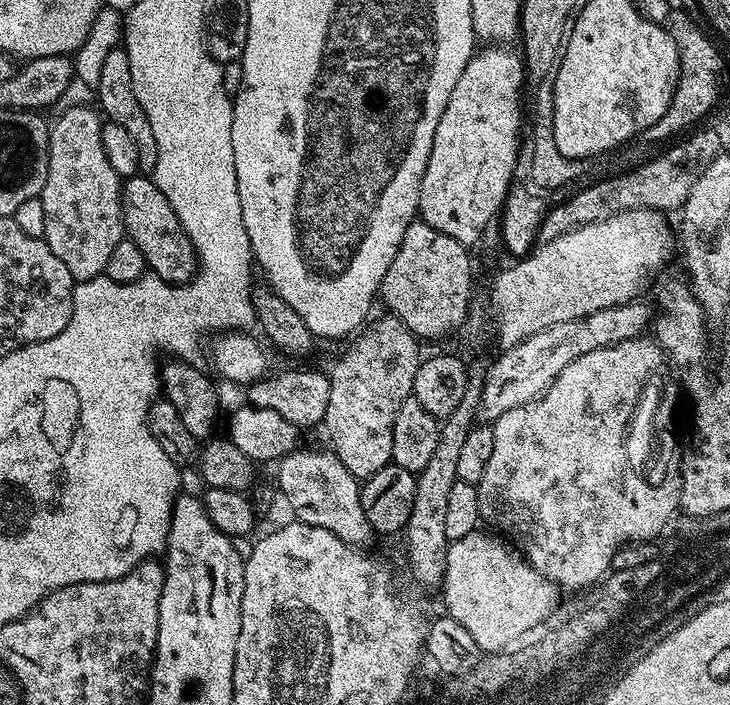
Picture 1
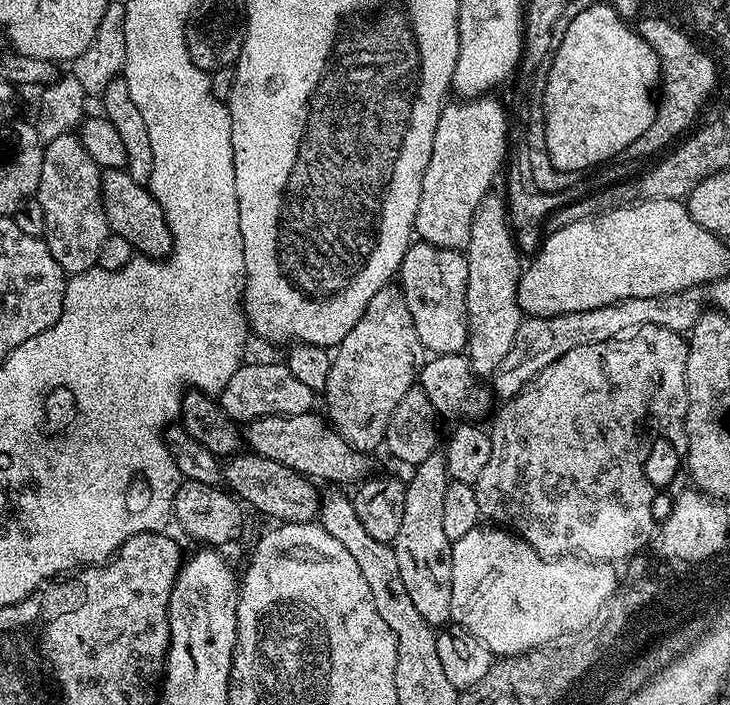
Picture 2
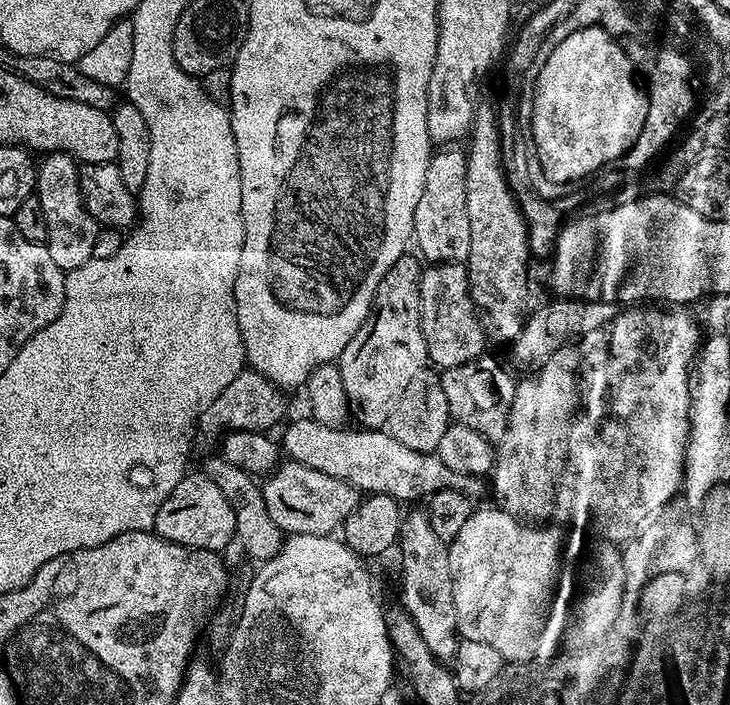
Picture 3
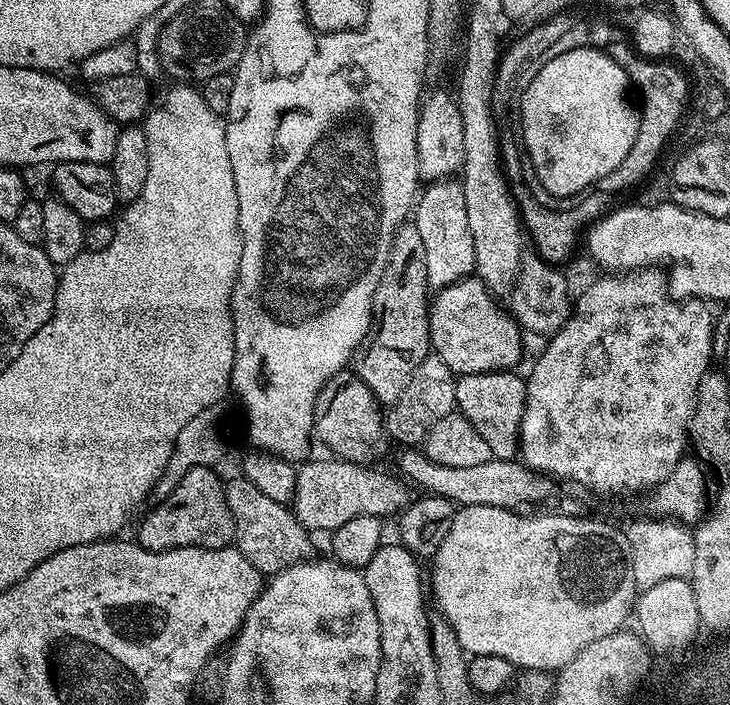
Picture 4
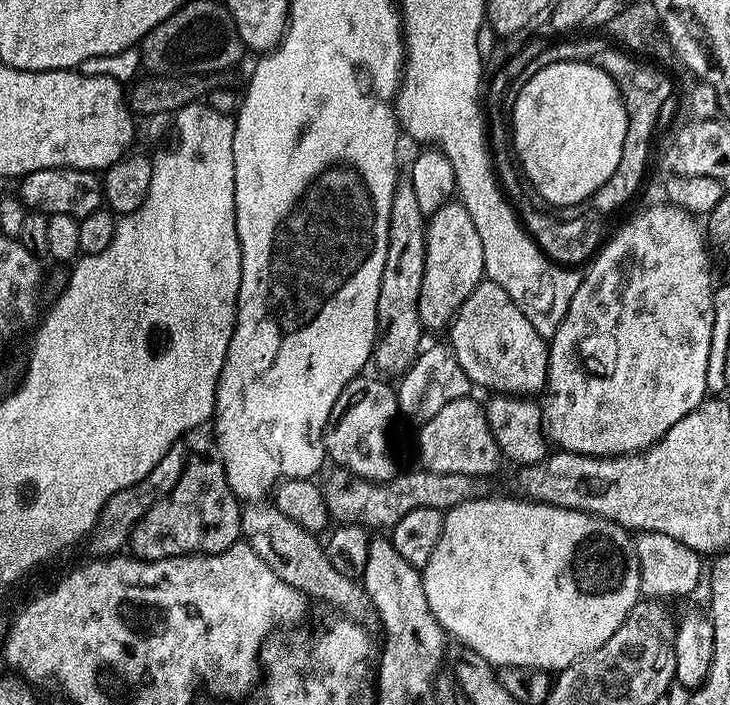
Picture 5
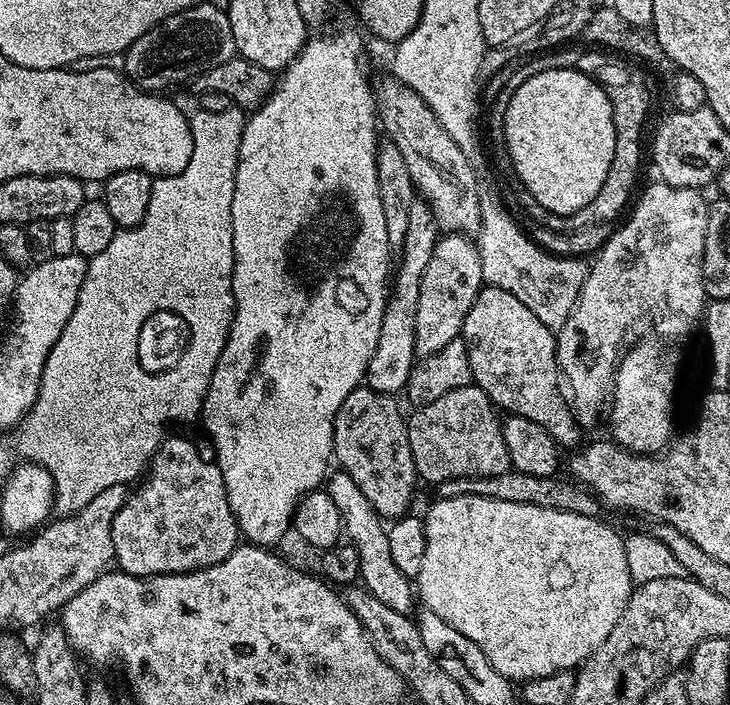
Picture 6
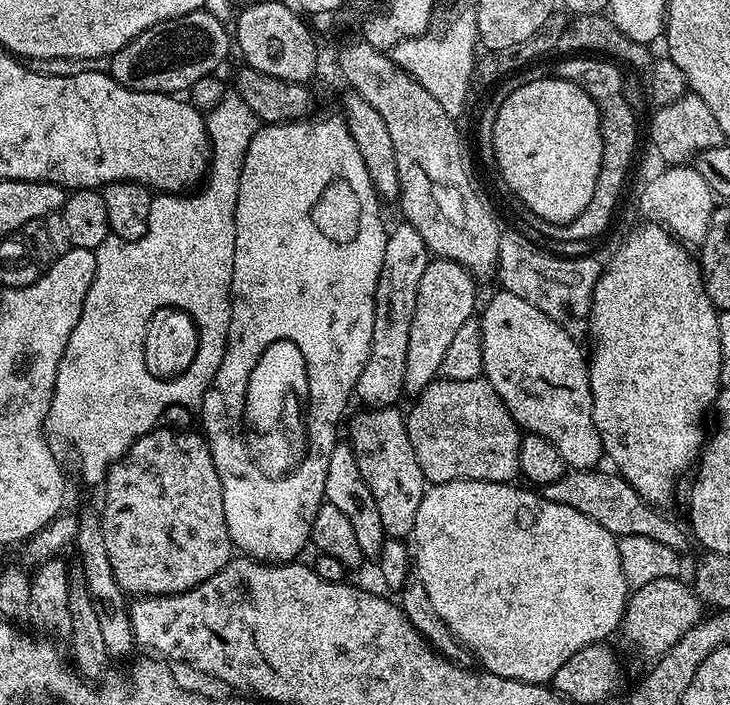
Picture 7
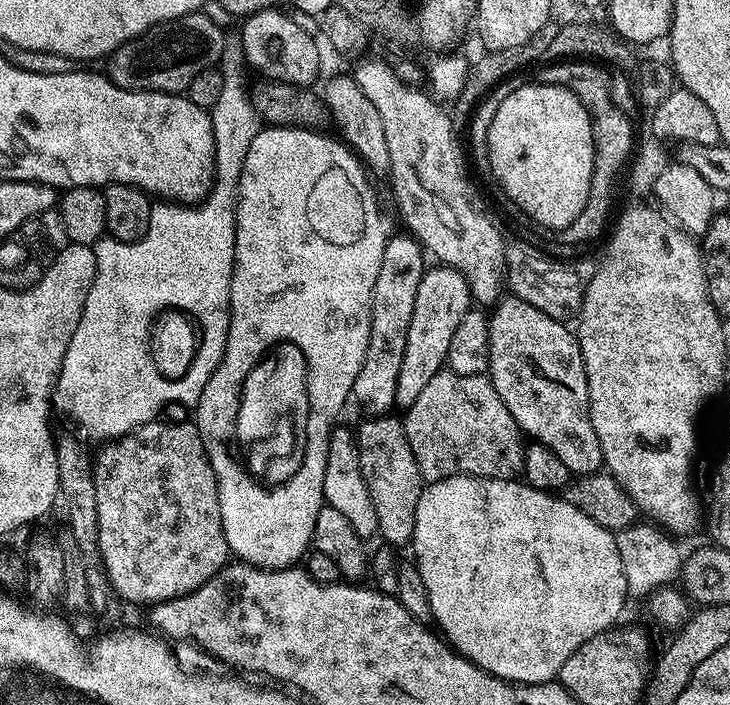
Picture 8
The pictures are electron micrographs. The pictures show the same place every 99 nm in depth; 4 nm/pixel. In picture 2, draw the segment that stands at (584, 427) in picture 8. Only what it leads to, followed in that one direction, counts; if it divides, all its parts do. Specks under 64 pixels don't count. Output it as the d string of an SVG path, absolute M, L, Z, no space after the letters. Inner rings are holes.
M423 242L413 243L406 250L398 273L398 287L406 298L406 306L410 306L414 330L418 330L418 338L429 353L445 356L455 352L463 353L467 349L467 277L468 258L463 251L455 252Z

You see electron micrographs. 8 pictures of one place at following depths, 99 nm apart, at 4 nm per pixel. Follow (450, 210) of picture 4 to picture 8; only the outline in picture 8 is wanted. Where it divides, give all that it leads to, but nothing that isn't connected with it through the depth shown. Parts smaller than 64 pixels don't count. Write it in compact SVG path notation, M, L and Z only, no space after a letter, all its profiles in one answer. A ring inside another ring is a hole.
M445 266L429 267L418 282L418 298L414 298L414 314L410 317L410 334L406 334L406 354L398 370L398 390L395 407L407 410L414 406L418 394L430 383L430 378L438 374L448 363L450 341L458 322L473 307L474 301L468 292L462 274Z

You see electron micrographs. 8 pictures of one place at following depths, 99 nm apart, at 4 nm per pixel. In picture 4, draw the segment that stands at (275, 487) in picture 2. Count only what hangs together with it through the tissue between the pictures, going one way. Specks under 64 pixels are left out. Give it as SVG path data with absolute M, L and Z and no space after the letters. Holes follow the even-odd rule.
M309 459L299 465L296 495L290 507L304 528L313 533L331 534L338 526L343 526L354 518L362 518L362 514L389 518L388 516L395 517L408 507L410 488L399 475L375 472L372 466L351 464L349 460L327 459Z

